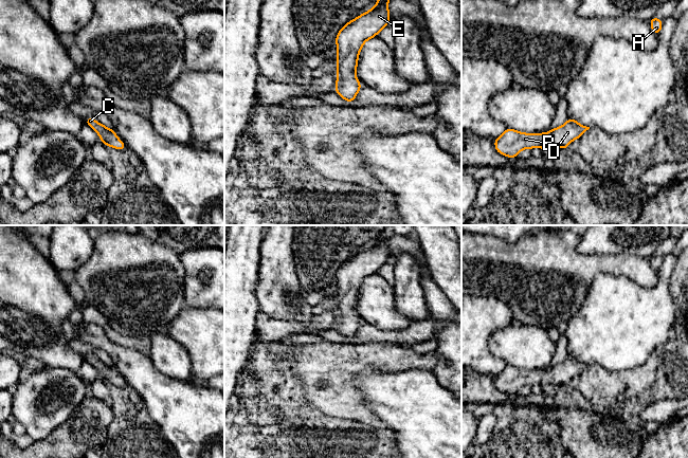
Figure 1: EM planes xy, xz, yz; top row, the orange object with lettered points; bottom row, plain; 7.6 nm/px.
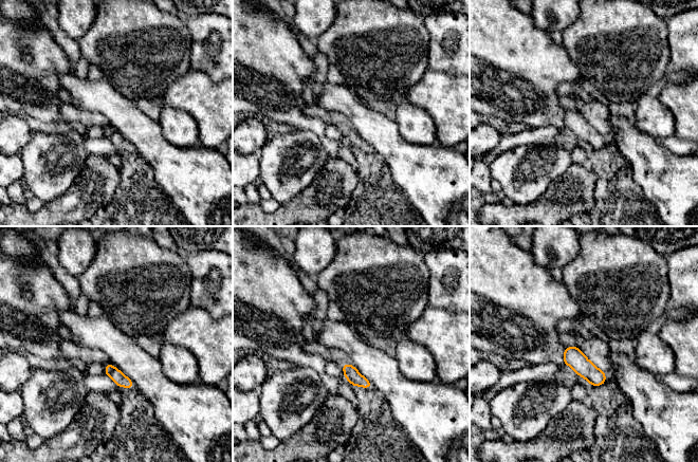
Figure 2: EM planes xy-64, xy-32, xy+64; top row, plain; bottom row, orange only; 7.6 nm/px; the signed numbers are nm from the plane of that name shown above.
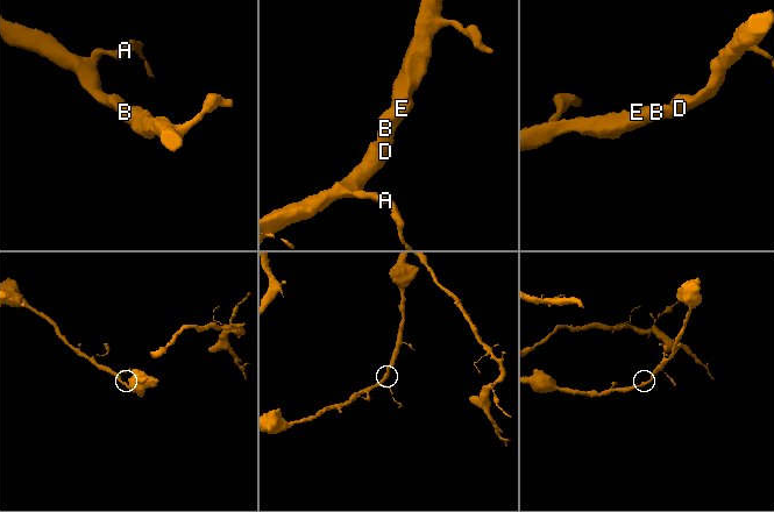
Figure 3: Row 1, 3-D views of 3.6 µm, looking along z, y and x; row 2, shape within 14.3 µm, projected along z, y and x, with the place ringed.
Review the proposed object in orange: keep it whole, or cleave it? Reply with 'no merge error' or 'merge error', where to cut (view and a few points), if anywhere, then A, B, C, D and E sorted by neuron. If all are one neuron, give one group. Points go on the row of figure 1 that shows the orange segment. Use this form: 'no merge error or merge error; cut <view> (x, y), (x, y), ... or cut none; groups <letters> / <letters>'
no merge error; cut none; groups A B C D E

